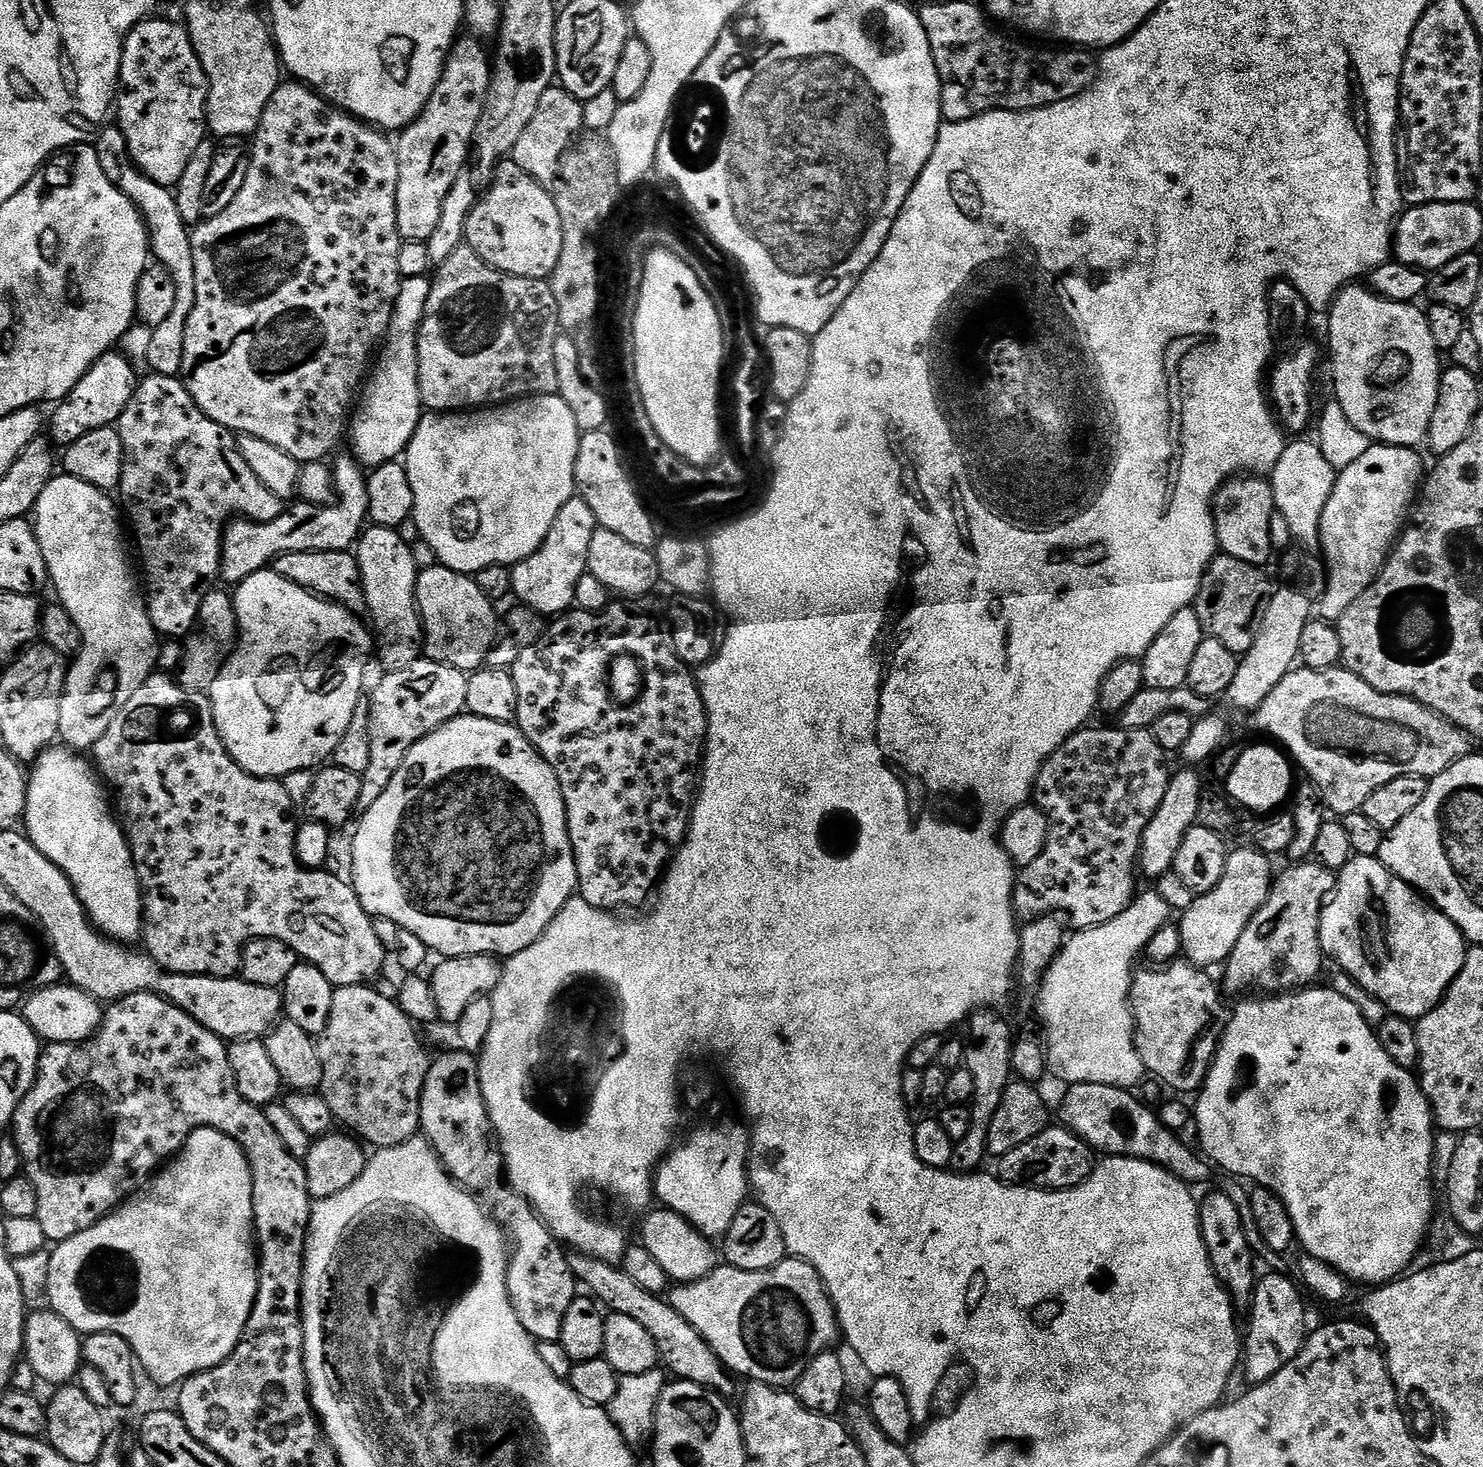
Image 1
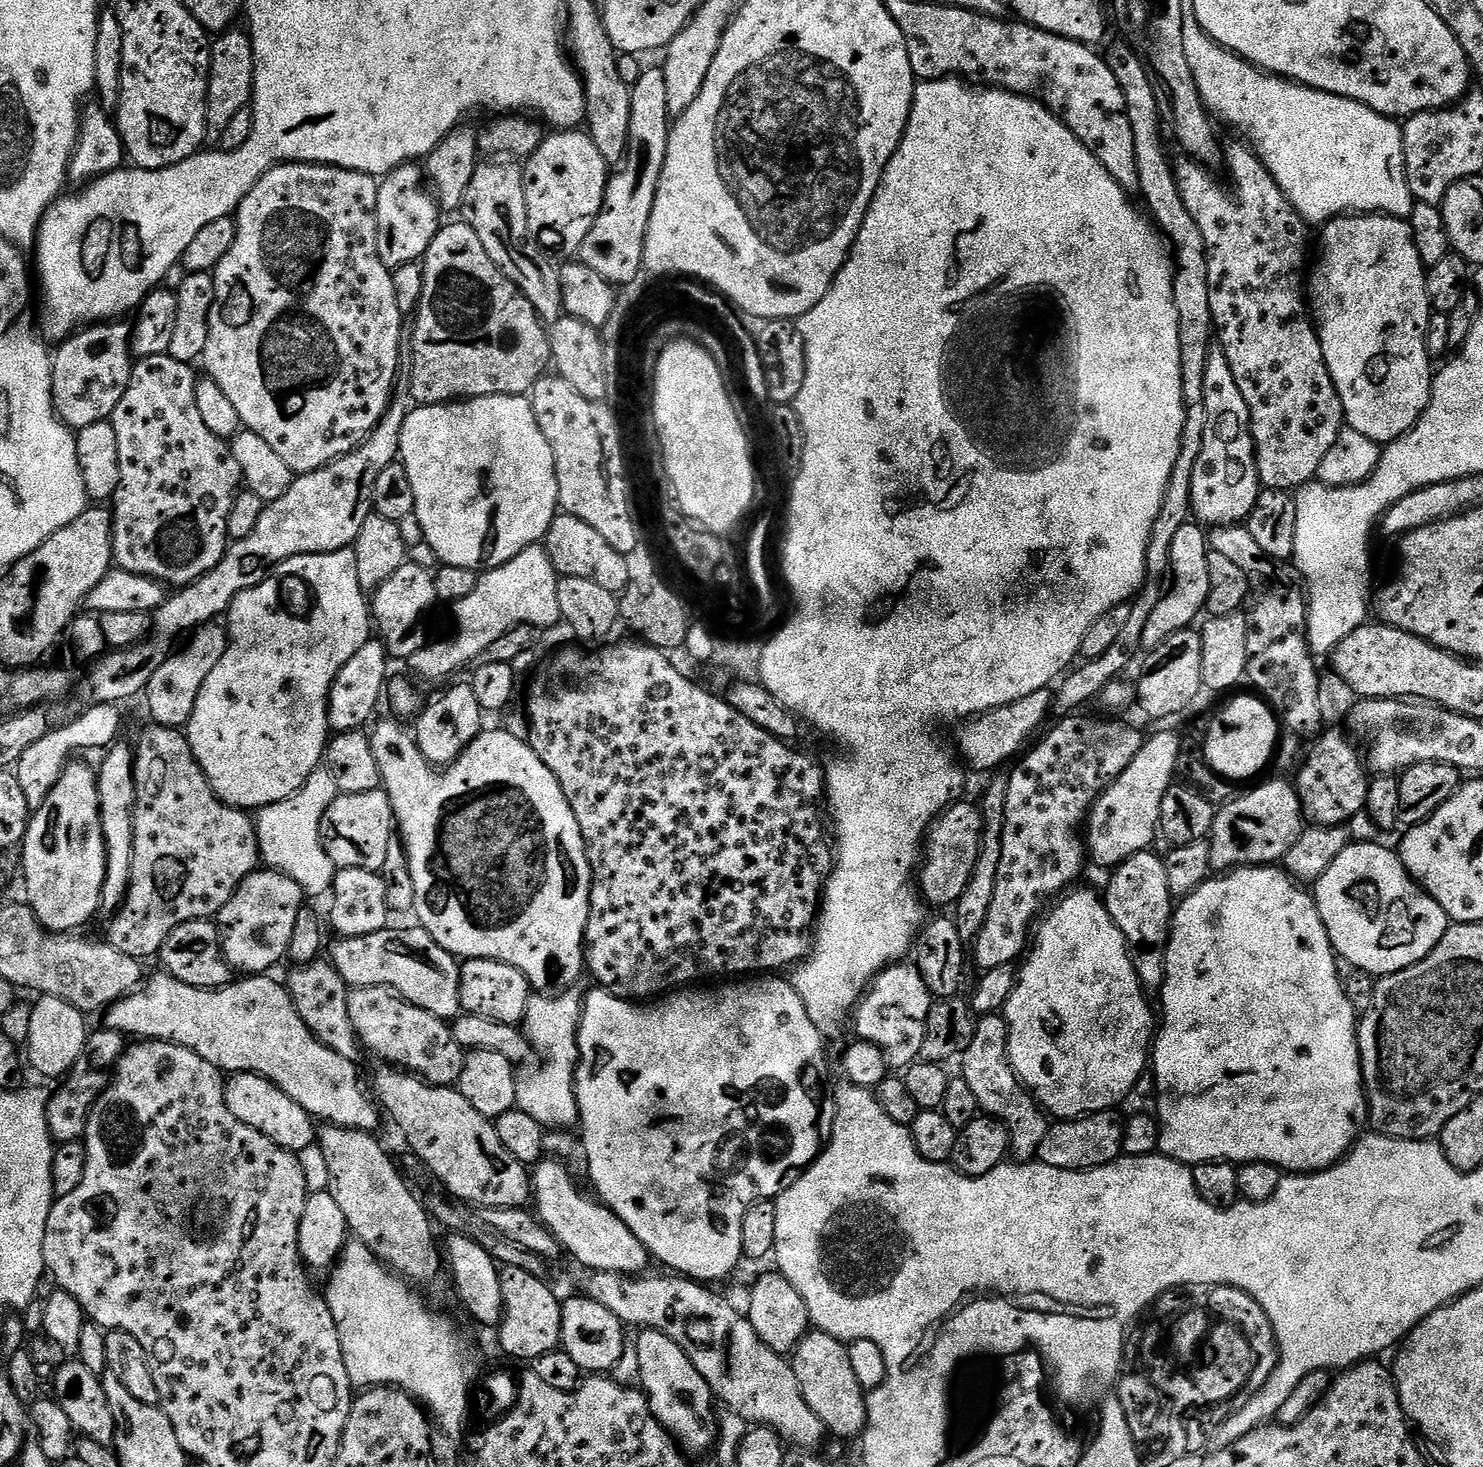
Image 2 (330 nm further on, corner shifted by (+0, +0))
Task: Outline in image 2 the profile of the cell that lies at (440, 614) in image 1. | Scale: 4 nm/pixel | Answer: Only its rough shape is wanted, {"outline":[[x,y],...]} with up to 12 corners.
{"outline":[[406,562],[370,600],[389,657],[429,643],[433,573]]}

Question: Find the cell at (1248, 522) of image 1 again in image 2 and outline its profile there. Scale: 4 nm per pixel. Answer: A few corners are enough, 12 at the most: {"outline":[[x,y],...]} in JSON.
{"outline":[[1226,354],[1206,362],[1192,516],[1240,526],[1258,502],[1250,410]]}

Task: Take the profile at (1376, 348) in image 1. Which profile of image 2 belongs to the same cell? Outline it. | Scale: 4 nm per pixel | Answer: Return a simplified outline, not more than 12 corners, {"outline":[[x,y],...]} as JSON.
{"outline":[[1407,219],[1323,225],[1306,280],[1347,427],[1386,446],[1432,397]]}

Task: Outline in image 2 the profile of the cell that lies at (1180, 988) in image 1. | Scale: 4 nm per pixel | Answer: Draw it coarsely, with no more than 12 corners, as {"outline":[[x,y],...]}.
{"outline":[[1126,858],[1102,892],[1140,983],[1164,984],[1174,898],[1163,859]]}

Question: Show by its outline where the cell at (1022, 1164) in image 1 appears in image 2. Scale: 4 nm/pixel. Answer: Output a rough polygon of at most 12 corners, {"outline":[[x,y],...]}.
{"outline":[[1125,1117],[1053,1123],[1038,1157],[1058,1170],[1105,1168],[1123,1153]]}

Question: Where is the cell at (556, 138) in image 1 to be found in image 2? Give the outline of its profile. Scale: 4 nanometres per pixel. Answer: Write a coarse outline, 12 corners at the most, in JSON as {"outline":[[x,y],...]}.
{"outline":[[587,131],[523,161],[529,237],[579,253],[610,165]]}

